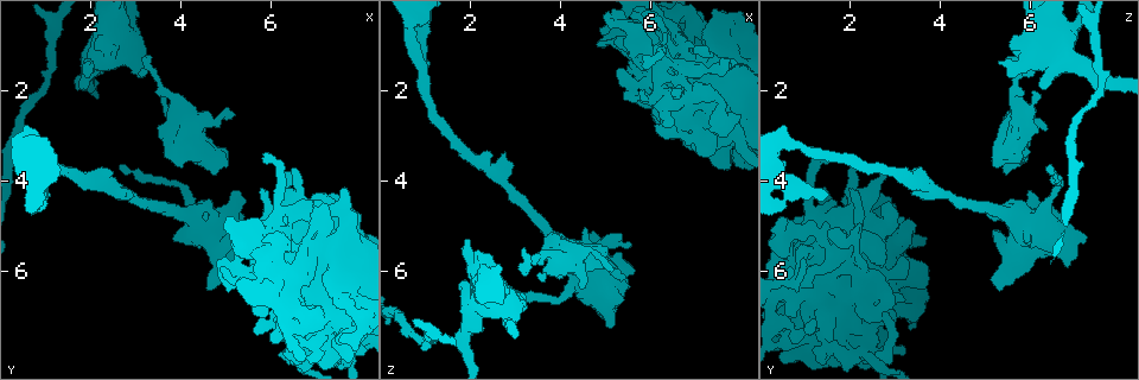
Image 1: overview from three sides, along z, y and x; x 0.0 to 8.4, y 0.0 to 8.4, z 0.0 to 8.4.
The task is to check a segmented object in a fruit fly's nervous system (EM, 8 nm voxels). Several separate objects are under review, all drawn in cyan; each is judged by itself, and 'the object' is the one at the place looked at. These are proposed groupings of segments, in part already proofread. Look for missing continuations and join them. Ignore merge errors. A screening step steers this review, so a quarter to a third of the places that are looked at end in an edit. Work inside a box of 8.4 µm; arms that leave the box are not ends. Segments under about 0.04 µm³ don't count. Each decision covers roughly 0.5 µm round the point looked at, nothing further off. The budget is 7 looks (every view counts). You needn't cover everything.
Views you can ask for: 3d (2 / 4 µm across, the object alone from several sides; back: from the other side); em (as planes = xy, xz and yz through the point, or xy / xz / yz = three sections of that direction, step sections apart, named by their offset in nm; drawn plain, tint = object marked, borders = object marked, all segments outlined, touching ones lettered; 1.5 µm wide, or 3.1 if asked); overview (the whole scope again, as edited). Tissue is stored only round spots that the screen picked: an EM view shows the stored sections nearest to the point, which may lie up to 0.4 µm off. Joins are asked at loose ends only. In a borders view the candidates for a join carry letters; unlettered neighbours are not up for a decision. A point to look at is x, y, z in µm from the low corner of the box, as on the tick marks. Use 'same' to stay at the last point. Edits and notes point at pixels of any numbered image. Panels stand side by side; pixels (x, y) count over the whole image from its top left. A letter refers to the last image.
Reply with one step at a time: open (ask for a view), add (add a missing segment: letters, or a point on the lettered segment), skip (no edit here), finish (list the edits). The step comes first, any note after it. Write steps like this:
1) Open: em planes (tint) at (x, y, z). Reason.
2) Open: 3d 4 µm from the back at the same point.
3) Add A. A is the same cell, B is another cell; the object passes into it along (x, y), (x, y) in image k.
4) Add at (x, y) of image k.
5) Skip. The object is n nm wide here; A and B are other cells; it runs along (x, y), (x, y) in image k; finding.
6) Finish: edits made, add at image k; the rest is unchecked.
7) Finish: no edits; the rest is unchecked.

Open: em planes (tint) at (3.20, 1.25, 5.55). Tapers out.

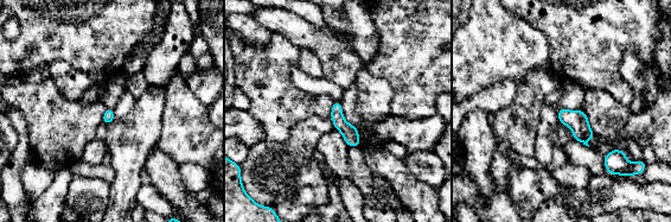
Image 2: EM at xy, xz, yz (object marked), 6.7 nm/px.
Open: em planes (borders) at the same point. See the neighbours.

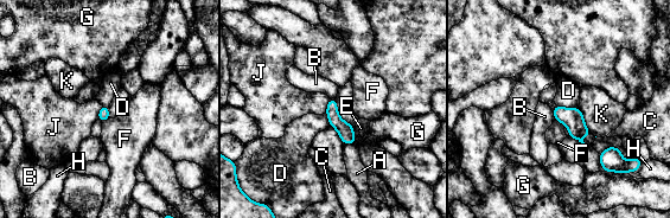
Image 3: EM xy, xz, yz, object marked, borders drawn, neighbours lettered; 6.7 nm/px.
Skip. A, B, C, D, E, F, G, H, J and K are other cells; it runs along (332, 101), (333, 119), (352, 139) in image 3; none of them fits.

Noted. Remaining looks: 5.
Open: em planes (plain) at (5.00, 3.65, 5.40). An open end.

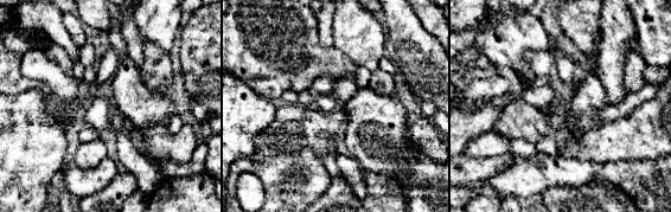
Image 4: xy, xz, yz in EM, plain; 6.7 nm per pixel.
Open: em planes (borders) at the same point. See the neighbours.

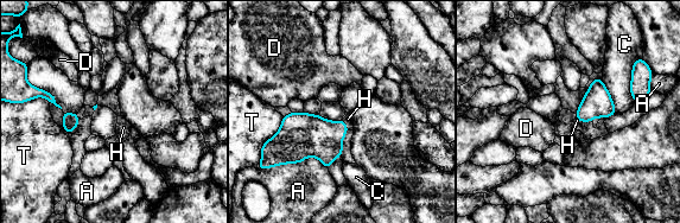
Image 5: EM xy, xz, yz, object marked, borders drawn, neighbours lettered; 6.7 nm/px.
Add H. H is the same cell, A, C, D and T are other cells; the object passes into it along (311, 135), (345, 125), (348, 119) in image 5; the neuron continues.

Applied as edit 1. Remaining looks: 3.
Open: overview.

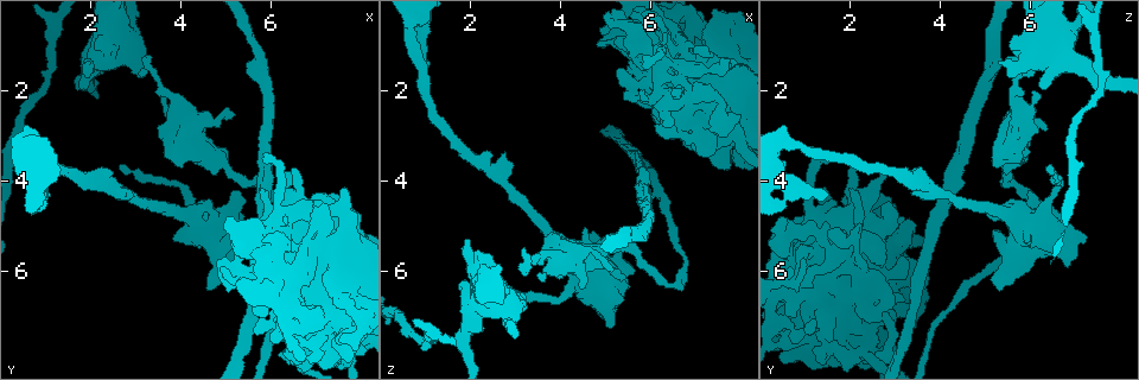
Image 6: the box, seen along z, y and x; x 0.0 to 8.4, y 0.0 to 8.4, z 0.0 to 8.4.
Open: 3d 2 µm at (5.80, 4.20, 2.00). An open end.

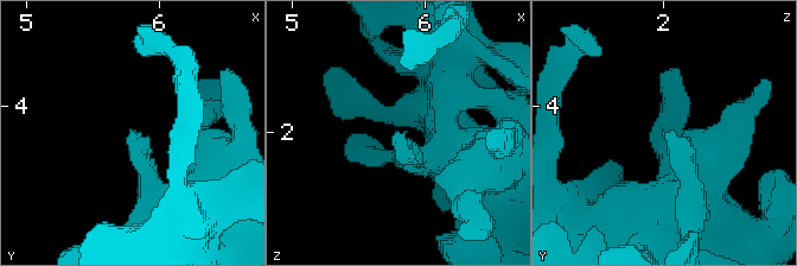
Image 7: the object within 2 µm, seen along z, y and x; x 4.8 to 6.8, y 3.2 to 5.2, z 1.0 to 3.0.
Open: em planes (borders) at (5.78, 4.22, 2.02).

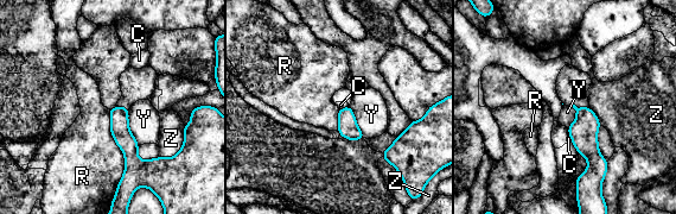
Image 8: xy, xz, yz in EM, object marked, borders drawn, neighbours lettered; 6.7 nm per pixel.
Skip. The longest contact is with R, 550 nm; C, R, Y and Z are other cells; it runs along (116, 109), (129, 145), (128, 174) in image 8; no lettered segment goes on from it.

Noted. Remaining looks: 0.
Finish: edits made, add at image 5; the rest is unchecked.

